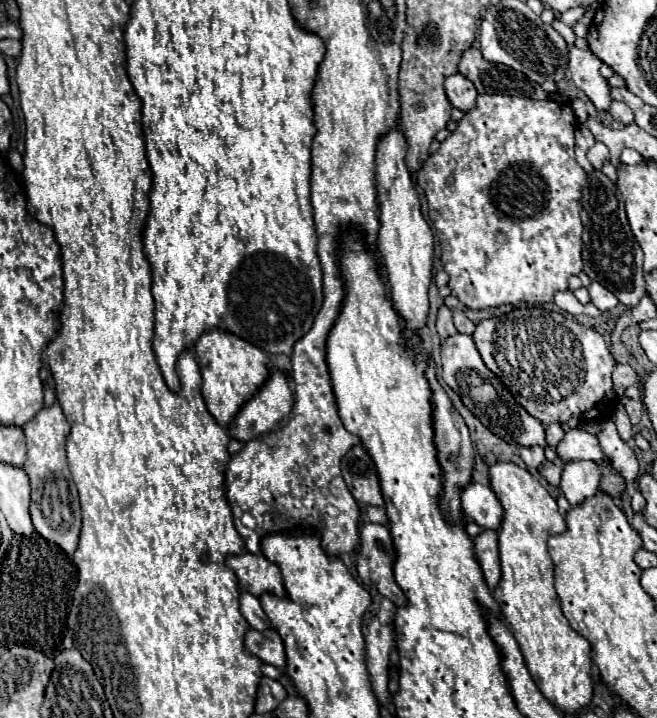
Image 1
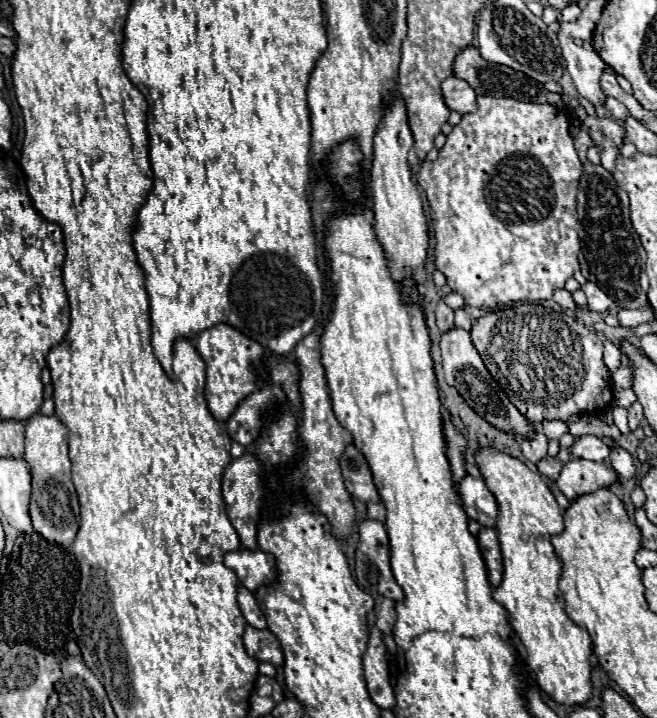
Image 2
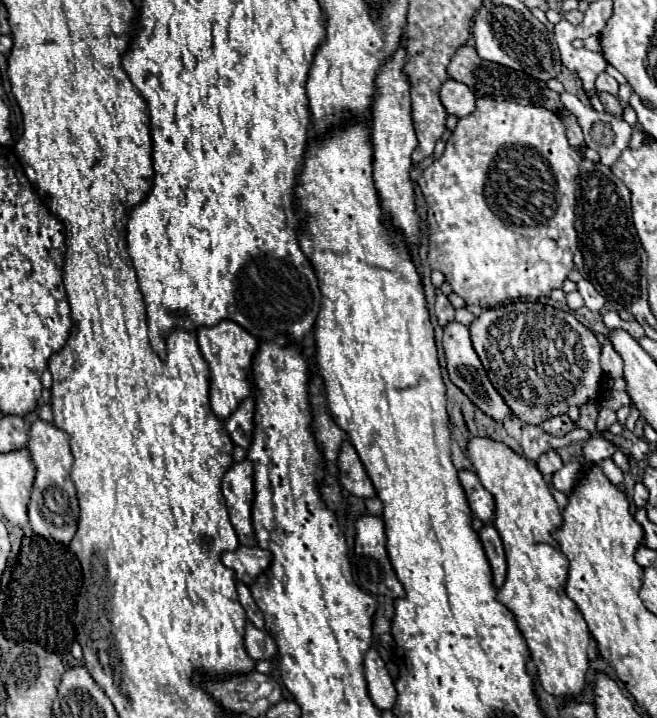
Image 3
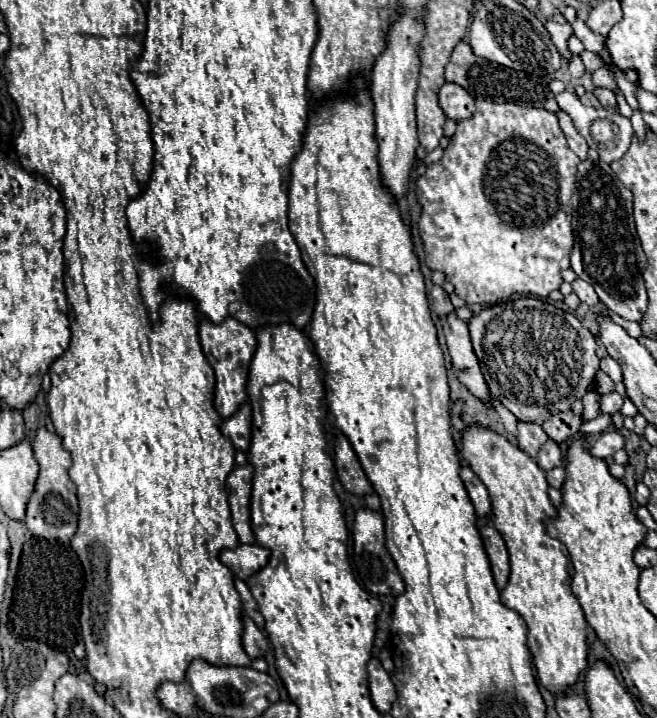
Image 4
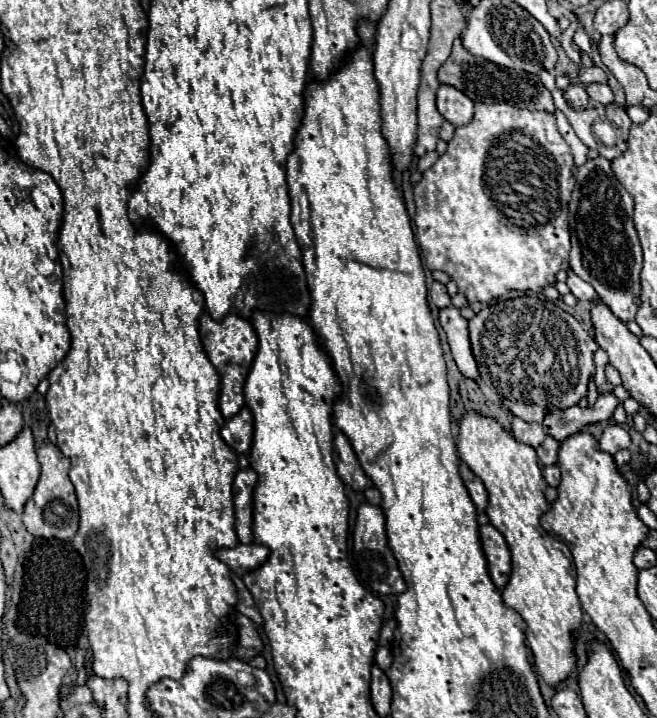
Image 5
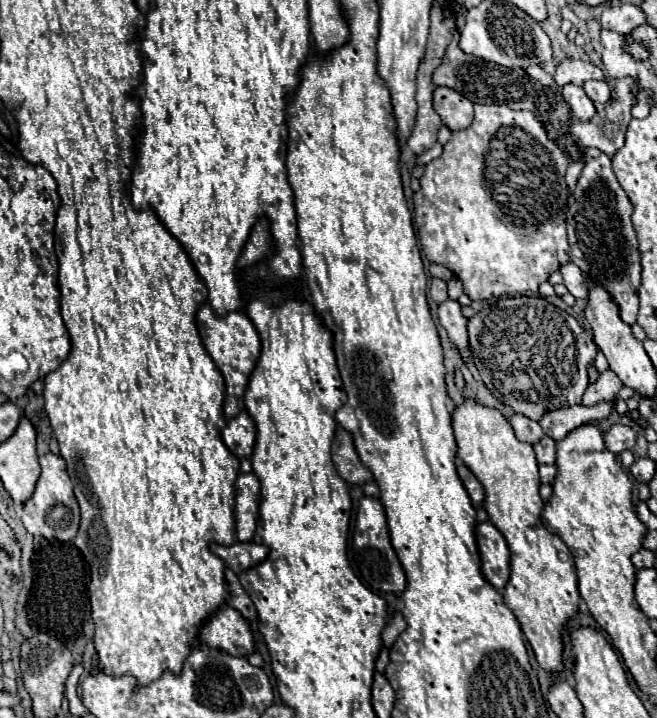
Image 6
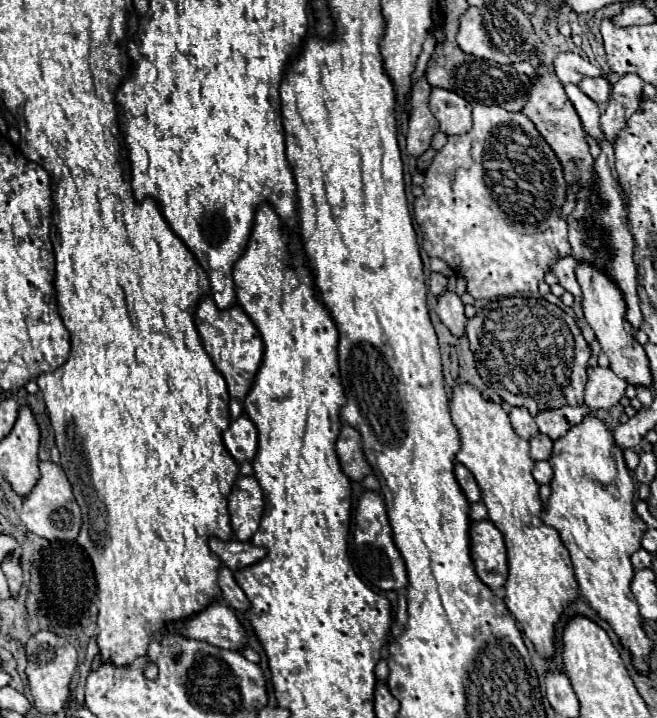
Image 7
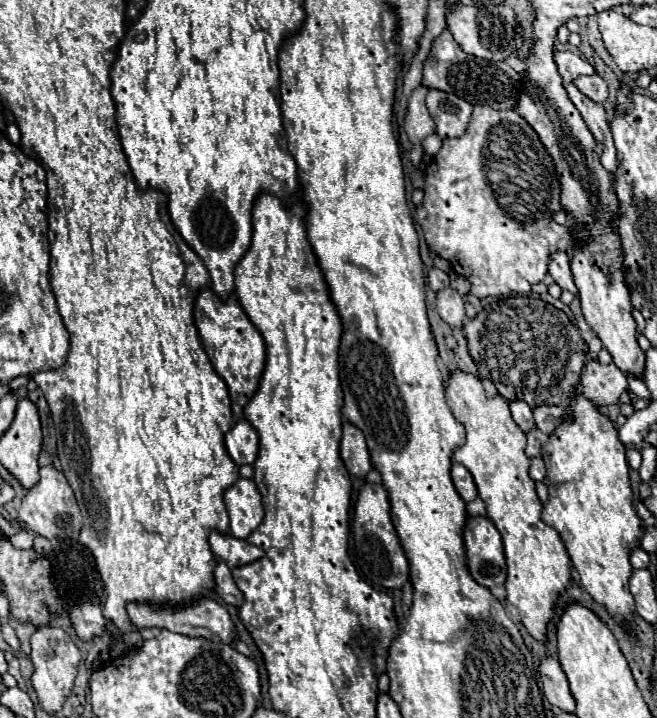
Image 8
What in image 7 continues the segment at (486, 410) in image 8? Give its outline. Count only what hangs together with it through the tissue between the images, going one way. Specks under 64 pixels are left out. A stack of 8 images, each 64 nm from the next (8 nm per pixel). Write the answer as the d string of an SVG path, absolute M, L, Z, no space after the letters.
M458 384L452 388L450 414L462 436L462 448L456 454L456 460L474 474L482 492L482 502L488 508L488 518L502 532L504 542L506 542L508 580L506 580L504 602L508 610L514 614L514 618L520 622L522 632L534 642L536 650L542 652L544 656L552 656L554 654L554 624L560 618L564 606L578 596L578 582L574 578L570 554L564 548L558 532L540 520L542 502L538 496L538 482L532 478L534 460L528 456L528 442L520 438L516 430L512 428L510 416L502 408L502 402L496 404L496 402L486 400L474 384Z

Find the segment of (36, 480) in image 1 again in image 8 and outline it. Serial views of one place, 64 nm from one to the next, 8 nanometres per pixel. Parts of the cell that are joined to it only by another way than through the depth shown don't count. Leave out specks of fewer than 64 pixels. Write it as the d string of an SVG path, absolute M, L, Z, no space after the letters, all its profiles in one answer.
M52 466L40 468L40 482L34 484L26 496L22 498L20 510L18 510L18 520L22 522L24 528L32 530L38 536L44 536L48 540L54 538L66 538L82 528L82 516L76 504L76 498L72 494L72 488L68 486L66 478L62 472L58 472Z

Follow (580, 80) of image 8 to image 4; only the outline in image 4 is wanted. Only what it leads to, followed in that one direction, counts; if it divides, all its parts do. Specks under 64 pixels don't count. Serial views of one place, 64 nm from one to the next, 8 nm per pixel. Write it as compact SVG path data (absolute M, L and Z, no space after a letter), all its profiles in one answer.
M594 88L592 94L600 100L600 104L604 108L616 108L616 94L612 90L608 90L608 88Z

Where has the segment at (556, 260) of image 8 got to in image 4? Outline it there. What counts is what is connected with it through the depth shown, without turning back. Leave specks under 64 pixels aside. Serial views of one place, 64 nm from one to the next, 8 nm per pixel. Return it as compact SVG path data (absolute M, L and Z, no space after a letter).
M576 278L576 280L572 282L572 288L574 288L574 294L580 298L580 302L586 302L588 306L596 306L596 304L598 304L598 296L596 296L594 288L592 288L588 282Z

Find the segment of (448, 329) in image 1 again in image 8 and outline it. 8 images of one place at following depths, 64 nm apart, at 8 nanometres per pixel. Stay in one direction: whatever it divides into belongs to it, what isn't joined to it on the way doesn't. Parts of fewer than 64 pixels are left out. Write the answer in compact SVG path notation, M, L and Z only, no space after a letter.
M432 268L432 270L428 272L428 284L430 284L430 288L432 288L434 292L438 292L438 290L446 288L446 286L450 284L450 280L448 280L448 274L446 274L446 272L442 272L442 270L438 270L438 268Z

